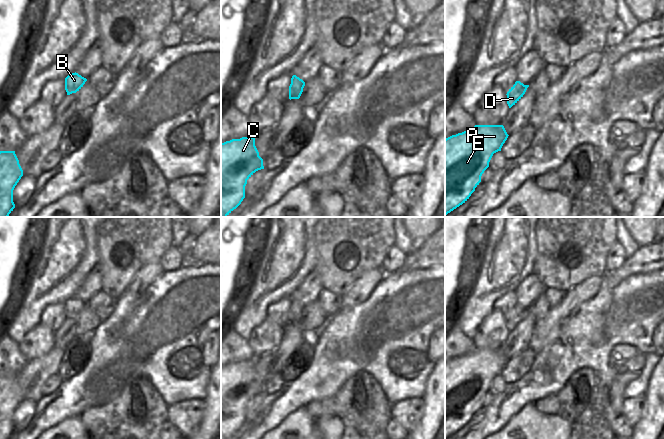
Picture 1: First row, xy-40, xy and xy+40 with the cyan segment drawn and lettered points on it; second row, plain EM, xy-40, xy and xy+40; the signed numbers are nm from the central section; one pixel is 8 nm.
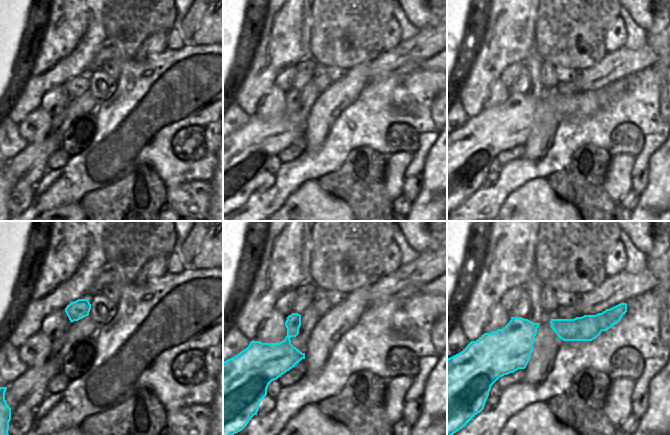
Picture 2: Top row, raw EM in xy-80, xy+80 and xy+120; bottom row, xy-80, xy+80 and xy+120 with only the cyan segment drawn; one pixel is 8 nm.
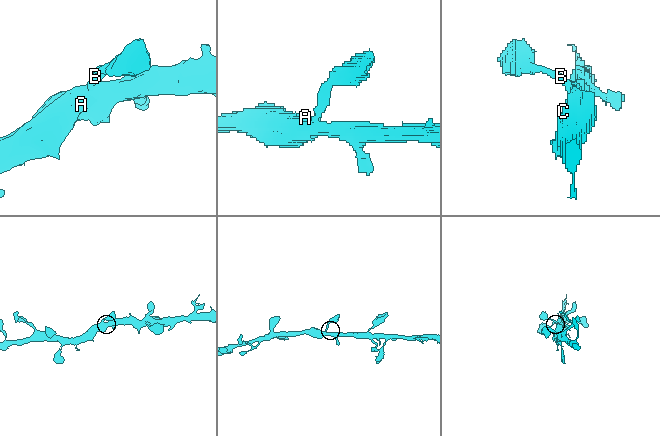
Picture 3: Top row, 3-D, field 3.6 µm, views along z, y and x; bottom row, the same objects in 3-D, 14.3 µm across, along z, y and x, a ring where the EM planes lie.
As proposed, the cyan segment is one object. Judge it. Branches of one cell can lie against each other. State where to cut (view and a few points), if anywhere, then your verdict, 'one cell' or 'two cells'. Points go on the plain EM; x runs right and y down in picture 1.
no cut; one cell

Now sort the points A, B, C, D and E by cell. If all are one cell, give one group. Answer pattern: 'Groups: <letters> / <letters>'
Groups: A B C D E

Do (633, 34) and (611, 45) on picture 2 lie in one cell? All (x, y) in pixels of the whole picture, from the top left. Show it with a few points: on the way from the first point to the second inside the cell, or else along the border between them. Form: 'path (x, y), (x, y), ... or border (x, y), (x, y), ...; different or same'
border (619, 16), (626, 30), (626, 41), (623, 46); different

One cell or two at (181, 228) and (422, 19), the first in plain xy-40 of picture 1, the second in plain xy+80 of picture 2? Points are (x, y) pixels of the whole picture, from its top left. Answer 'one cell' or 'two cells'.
two cells

